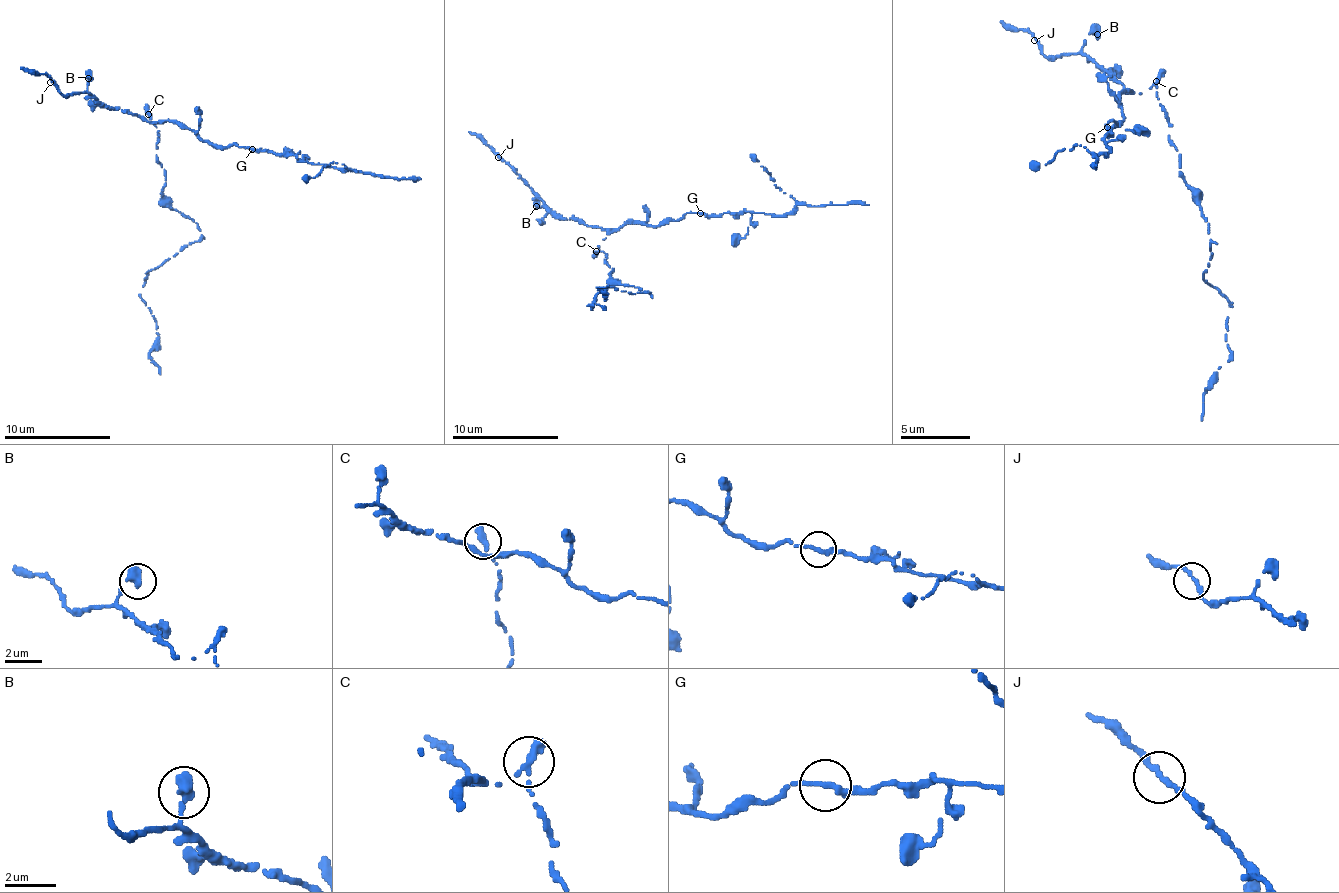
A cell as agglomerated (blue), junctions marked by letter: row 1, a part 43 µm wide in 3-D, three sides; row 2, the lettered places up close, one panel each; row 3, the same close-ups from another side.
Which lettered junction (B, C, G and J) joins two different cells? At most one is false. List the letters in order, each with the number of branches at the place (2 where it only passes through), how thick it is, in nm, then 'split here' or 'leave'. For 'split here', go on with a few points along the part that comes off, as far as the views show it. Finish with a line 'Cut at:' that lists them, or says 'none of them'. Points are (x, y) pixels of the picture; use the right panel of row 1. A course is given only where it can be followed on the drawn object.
B: 1 branches meet; 550 nm thick; leave
C: 1 branches meet; 400 nm thick; split here; foreign part runs (1155, 82), (1169, 141), (1211, 238), (1204, 279), (1228, 300), (1228, 362), (1204, 394), (1200, 421)
G: 2 branches meet; 240 nm thick; leave
J: 2 branches meet; 240 nm thick; leave
Cut at: C

